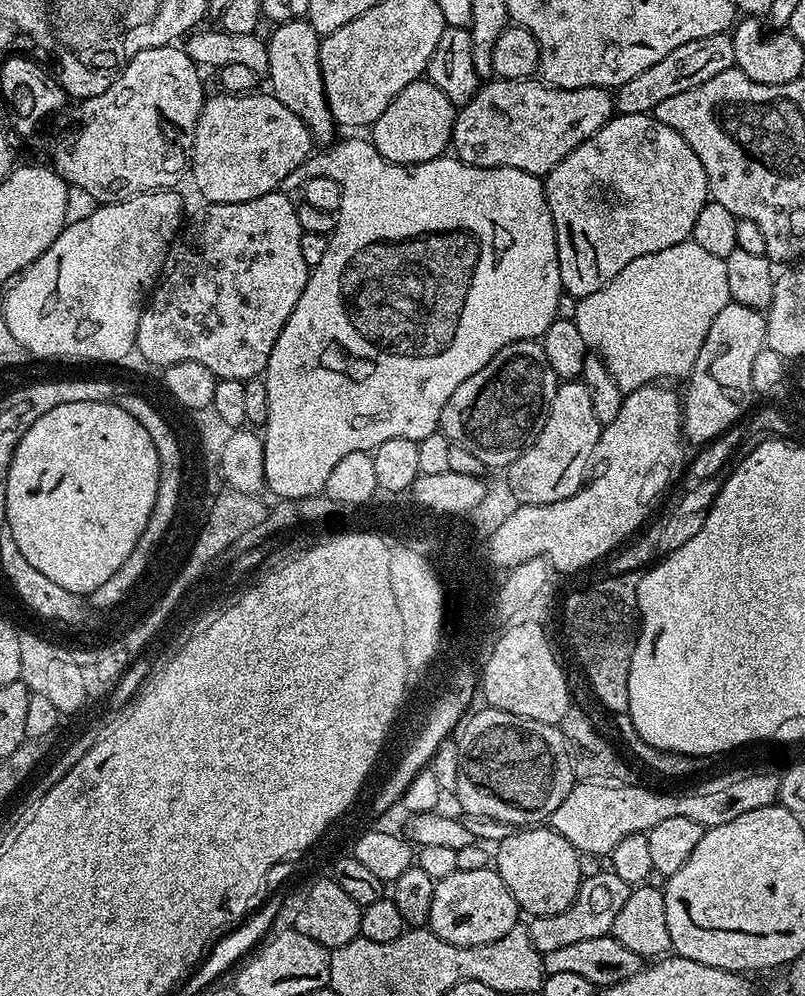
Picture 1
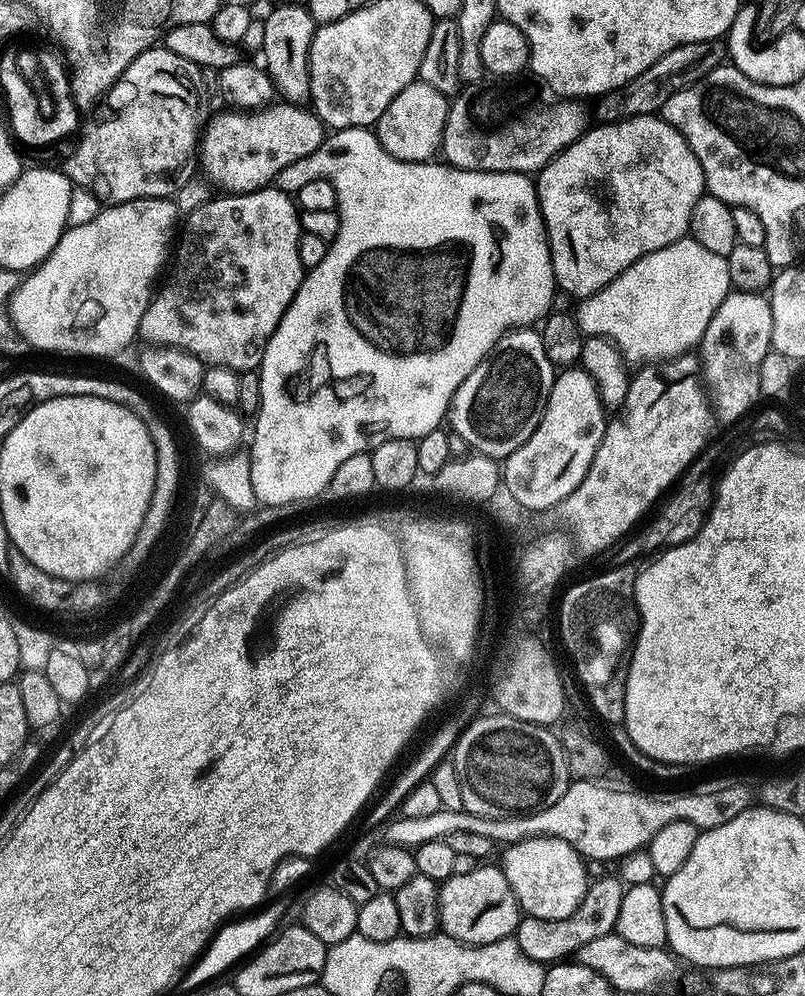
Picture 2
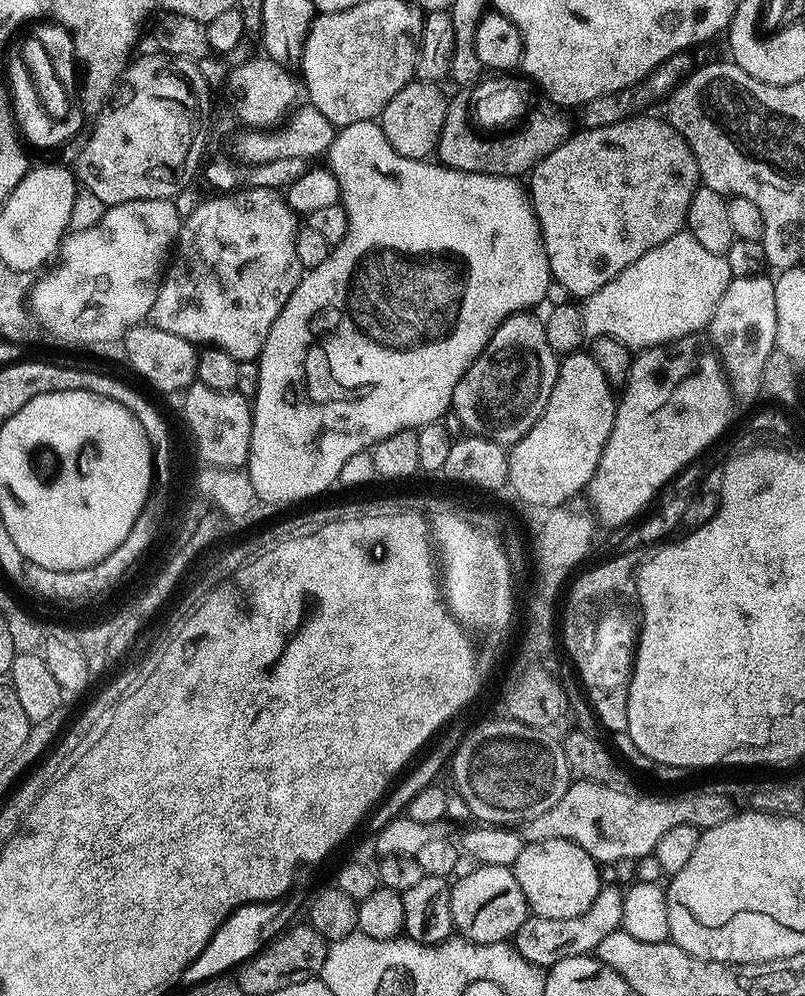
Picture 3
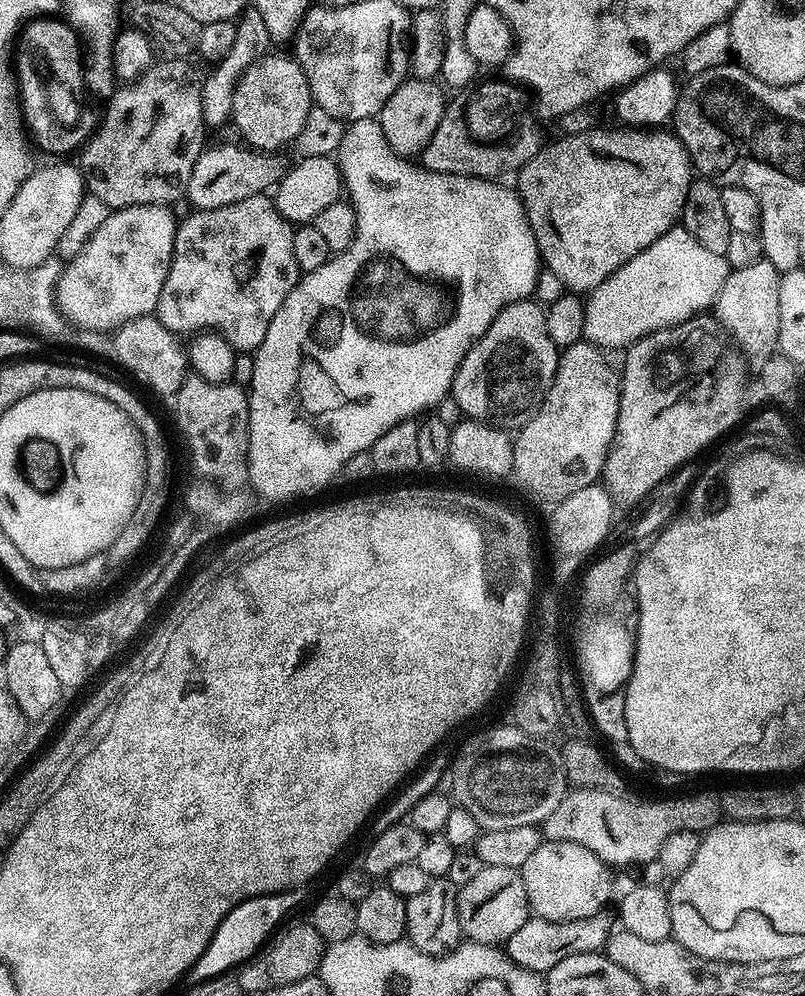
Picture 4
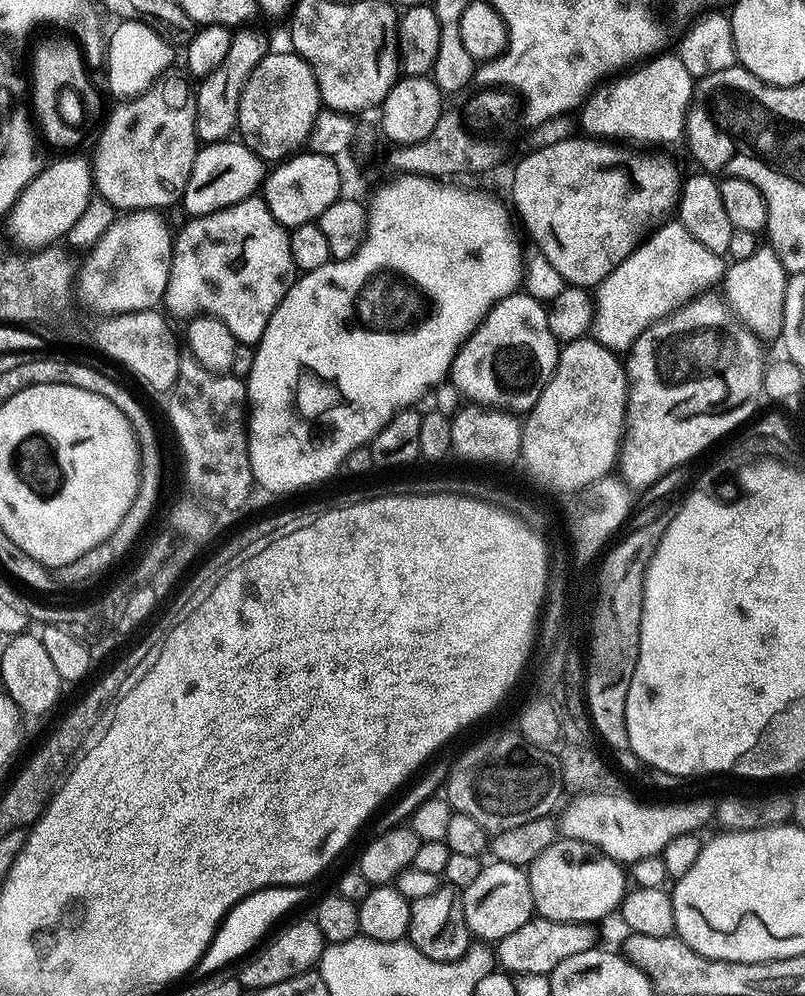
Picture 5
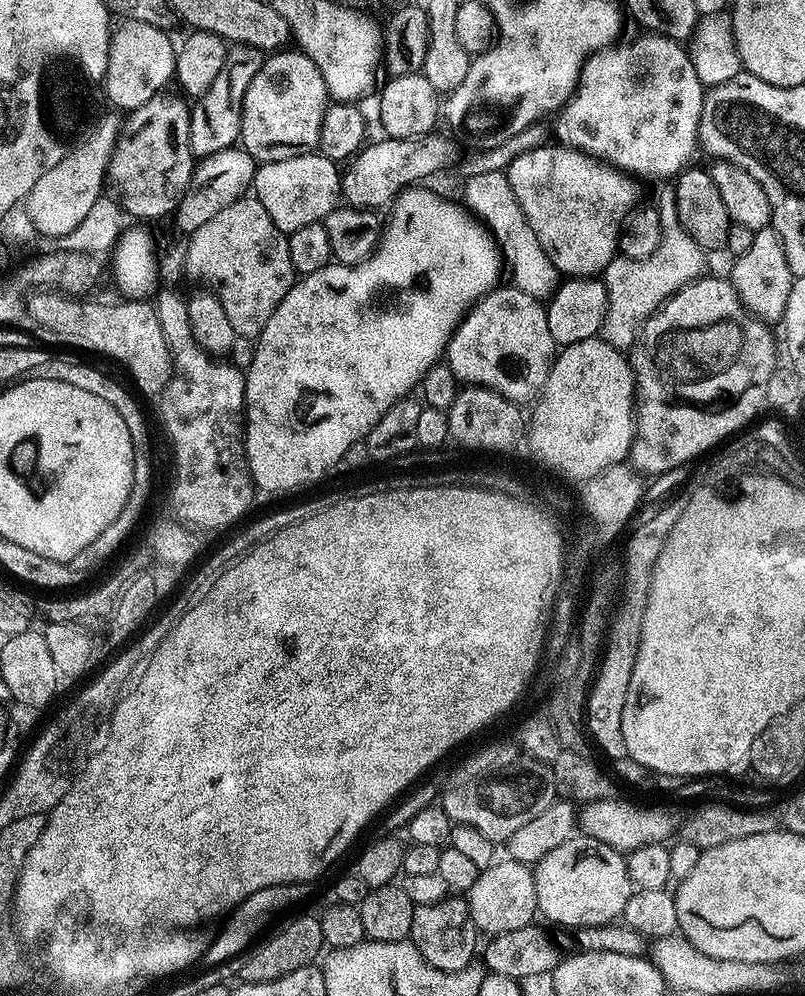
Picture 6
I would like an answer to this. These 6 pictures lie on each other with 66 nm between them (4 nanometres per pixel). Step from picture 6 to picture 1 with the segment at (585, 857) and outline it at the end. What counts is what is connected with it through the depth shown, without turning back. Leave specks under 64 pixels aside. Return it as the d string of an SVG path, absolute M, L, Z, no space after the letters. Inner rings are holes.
M524 826L513 830L505 840L494 848L494 871L514 894L517 909L528 911L529 917L558 914L574 902L580 888L581 853L562 834L550 826ZM496 848L496 852L495 852Z

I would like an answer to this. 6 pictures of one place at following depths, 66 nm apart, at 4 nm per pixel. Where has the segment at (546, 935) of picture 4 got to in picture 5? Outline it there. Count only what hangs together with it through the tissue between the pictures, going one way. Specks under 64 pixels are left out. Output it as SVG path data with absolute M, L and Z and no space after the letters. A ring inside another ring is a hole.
M533 918L526 926L518 926L511 934L506 934L495 945L495 959L508 973L517 977L522 975L548 976L558 966L558 962L566 962L573 954L582 954L586 950L597 947L595 923L579 924L578 922L554 922L543 918Z

